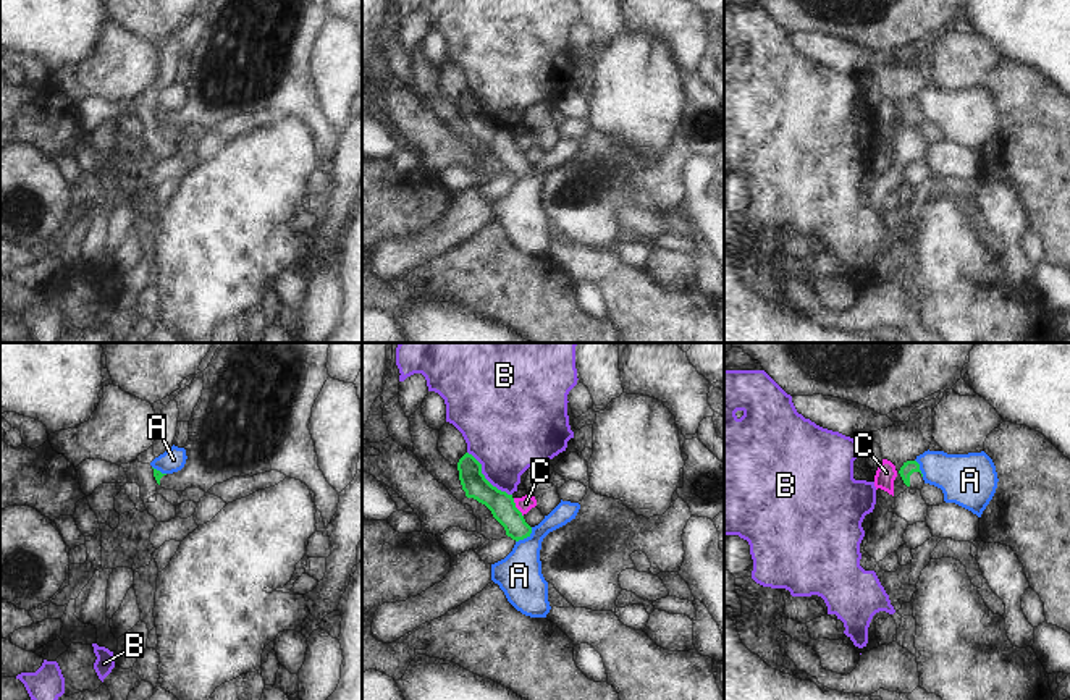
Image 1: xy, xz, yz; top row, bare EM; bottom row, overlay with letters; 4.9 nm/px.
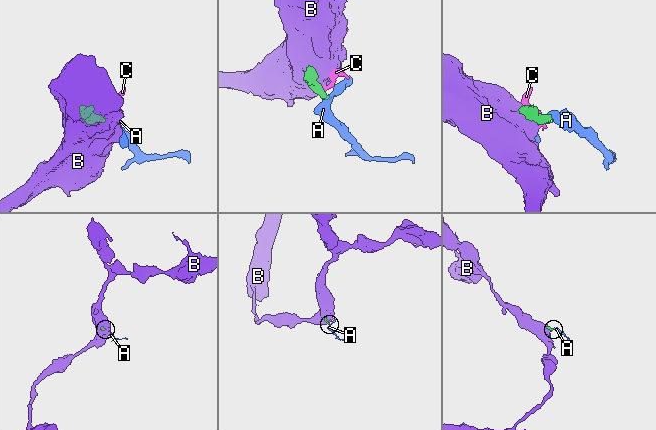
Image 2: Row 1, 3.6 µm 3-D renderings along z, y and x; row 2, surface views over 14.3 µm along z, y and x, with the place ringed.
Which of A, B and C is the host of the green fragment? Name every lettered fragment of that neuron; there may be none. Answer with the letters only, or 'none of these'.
none of these

